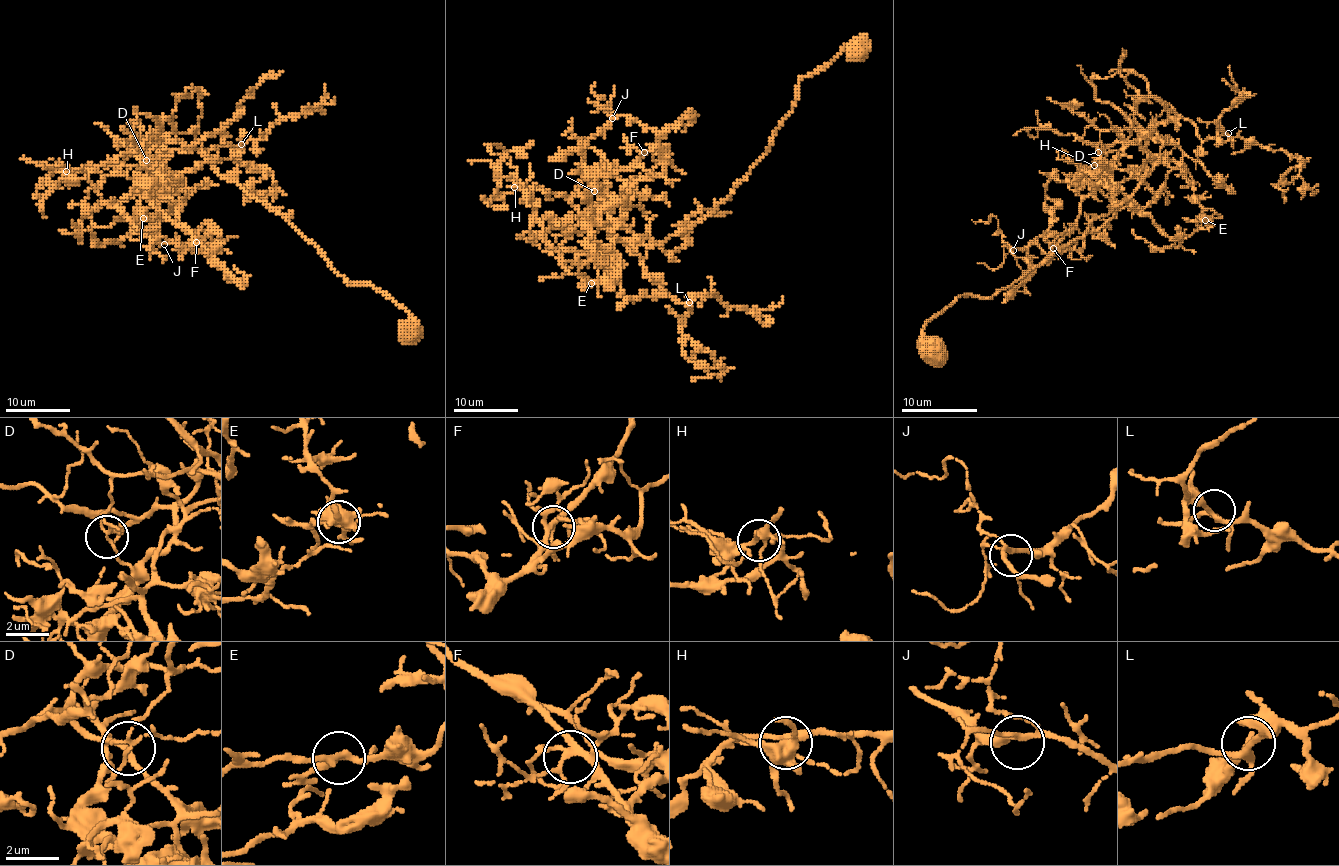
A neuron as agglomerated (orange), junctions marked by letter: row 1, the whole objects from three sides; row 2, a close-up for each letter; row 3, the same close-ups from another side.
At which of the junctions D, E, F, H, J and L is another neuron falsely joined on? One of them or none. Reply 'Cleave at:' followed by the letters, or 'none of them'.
Cleave at: D

